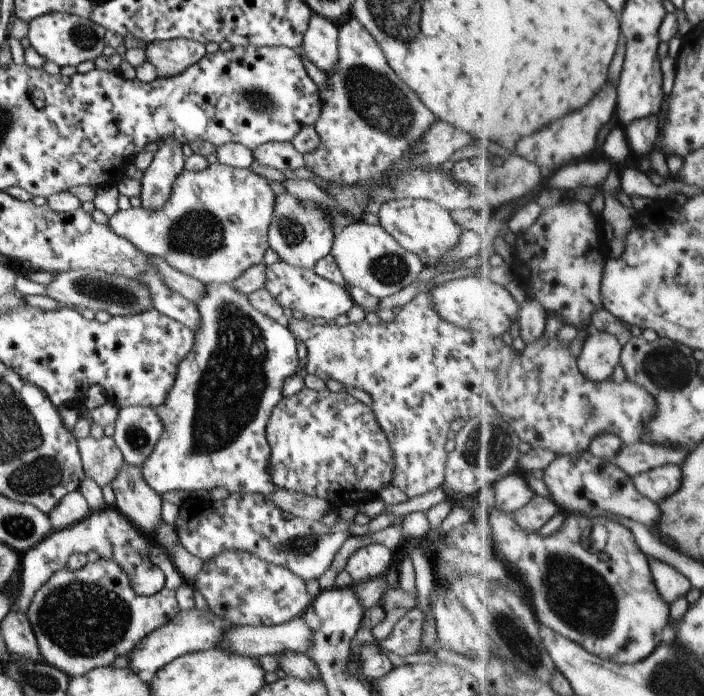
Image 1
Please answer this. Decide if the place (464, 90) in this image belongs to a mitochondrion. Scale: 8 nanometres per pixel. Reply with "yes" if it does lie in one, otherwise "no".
no

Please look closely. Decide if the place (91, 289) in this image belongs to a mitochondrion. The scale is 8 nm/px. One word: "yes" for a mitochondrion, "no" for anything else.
yes

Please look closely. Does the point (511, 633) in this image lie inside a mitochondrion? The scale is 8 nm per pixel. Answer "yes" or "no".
yes

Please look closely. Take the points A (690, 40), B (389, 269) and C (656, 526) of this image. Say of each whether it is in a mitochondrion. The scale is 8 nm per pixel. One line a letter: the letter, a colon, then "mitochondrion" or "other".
A: other
B: mitochondrion
C: other

